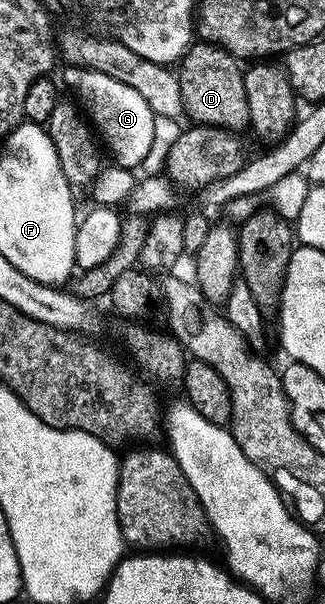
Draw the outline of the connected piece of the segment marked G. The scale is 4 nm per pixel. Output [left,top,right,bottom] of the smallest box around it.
[63,66,156,171]

